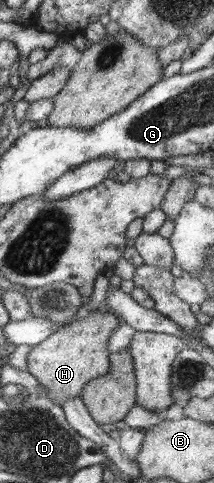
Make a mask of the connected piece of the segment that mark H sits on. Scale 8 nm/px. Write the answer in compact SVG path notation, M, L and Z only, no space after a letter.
M102 303L99 310L90 312L86 317L73 320L68 325L55 331L48 339L35 345L28 353L27 371L41 382L48 390L47 396L60 405L67 399L80 395L81 390L89 381L107 374L109 371L109 339L120 327L118 315L104 313Z

